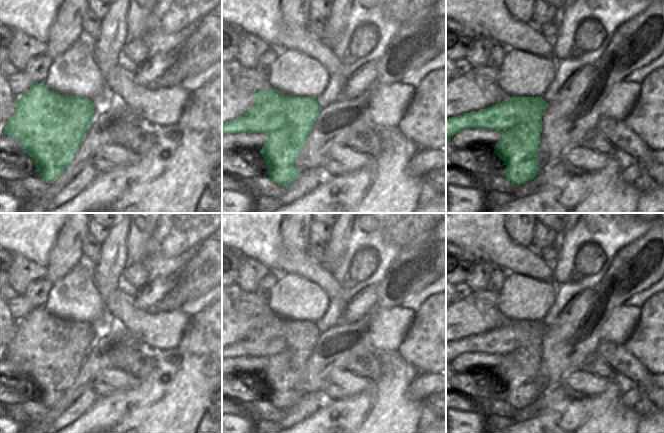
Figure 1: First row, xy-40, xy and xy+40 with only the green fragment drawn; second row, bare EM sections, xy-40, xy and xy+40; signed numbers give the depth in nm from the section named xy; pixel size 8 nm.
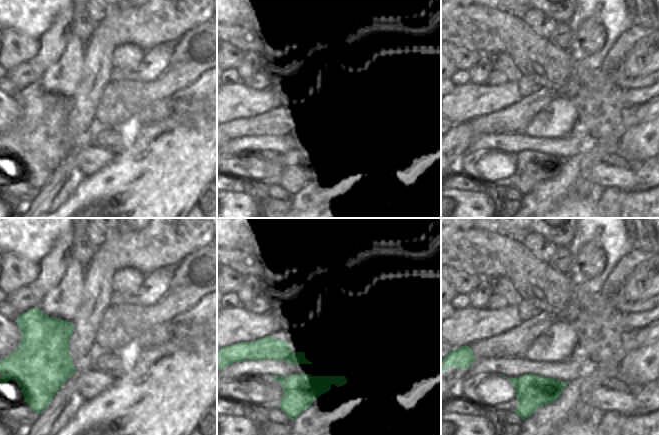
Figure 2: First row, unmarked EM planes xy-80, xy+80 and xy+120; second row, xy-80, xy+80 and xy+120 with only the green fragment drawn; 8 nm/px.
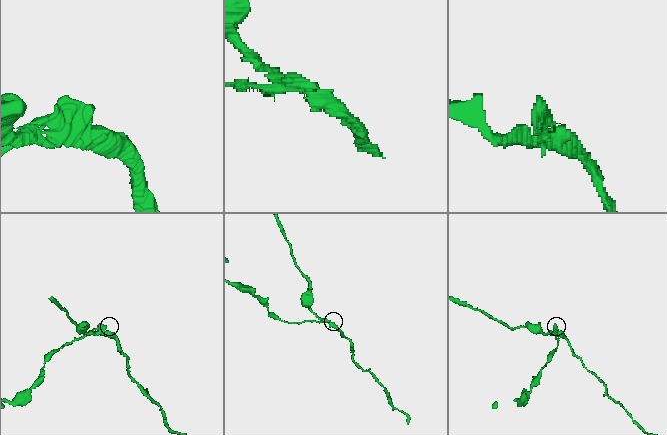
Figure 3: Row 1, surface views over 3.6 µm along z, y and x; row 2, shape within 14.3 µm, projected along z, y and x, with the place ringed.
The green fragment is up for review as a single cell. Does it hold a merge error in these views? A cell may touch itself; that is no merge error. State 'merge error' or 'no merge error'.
merge error

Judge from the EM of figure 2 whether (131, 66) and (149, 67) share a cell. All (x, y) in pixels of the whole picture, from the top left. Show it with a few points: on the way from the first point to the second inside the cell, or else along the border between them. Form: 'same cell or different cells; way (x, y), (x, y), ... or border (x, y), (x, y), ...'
different cells; border (145, 52), (139, 68), (134, 73)

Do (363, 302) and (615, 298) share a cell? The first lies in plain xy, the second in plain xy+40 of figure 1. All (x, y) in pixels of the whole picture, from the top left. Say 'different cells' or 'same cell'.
different cells

